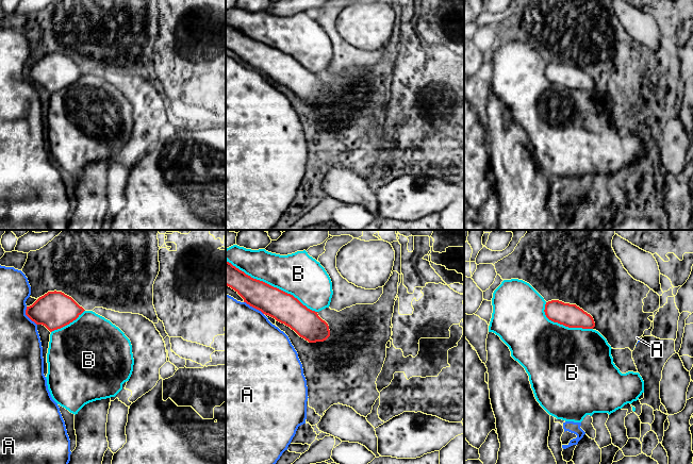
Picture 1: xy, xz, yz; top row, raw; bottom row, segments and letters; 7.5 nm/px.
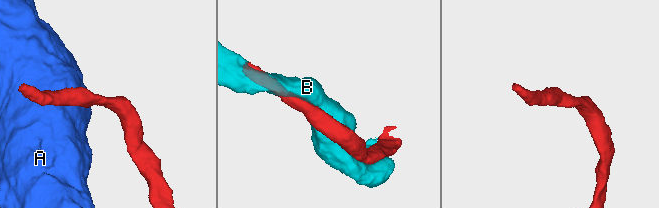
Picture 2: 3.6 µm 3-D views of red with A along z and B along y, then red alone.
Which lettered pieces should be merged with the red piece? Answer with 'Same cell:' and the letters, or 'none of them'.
Same cell: B

